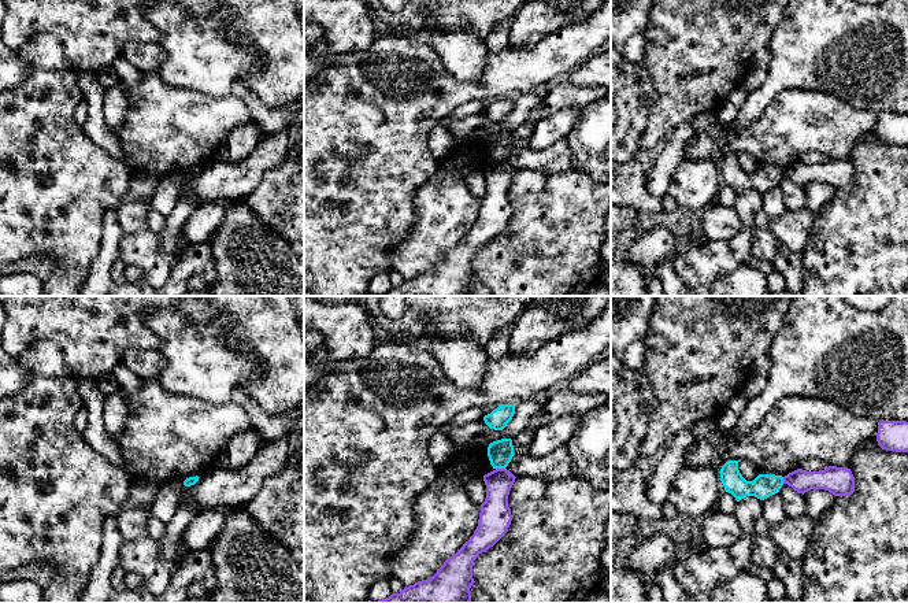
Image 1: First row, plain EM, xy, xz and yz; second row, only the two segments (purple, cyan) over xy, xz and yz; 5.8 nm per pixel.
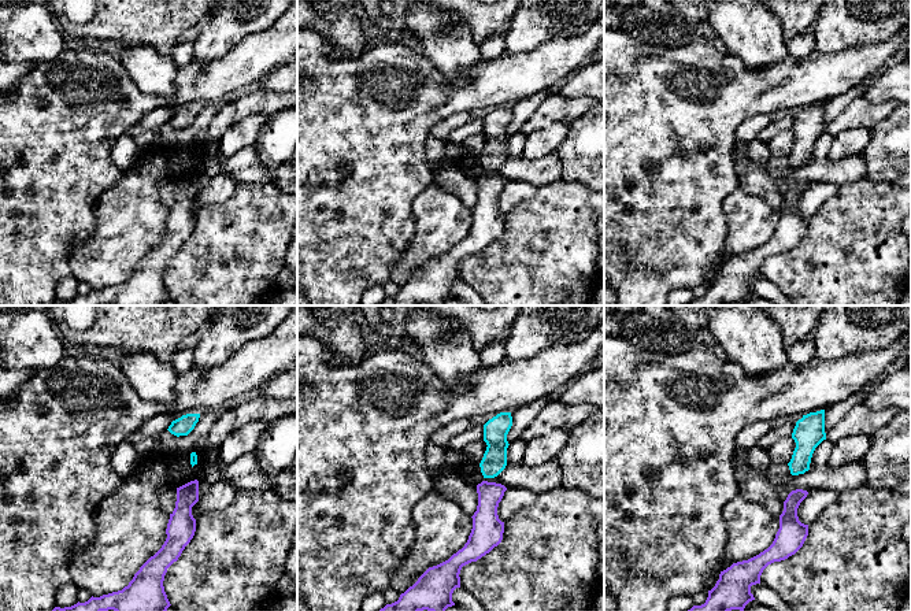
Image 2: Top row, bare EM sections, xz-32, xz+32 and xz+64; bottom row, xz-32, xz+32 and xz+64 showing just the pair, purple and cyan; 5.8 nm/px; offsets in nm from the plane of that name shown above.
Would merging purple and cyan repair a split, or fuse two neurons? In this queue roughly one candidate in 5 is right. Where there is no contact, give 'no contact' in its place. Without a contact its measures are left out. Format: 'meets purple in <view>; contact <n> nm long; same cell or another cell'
meets purple in xz; contact 60 nm long; another cell

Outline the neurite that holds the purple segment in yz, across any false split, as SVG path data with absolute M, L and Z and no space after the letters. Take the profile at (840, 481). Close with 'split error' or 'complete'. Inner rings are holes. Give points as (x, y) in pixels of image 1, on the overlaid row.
M837 466L819 471L797 469L783 477L783 484L803 495L811 489L826 489L834 496L849 496L855 492L855 477L850 469Z | complete

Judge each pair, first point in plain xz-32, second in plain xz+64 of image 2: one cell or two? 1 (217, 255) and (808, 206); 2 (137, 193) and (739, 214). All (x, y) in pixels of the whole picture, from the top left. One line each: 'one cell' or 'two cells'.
1: two cells
2: one cell

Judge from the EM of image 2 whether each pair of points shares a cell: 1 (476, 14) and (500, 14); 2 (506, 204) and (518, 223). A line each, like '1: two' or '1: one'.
1: one
2: two

